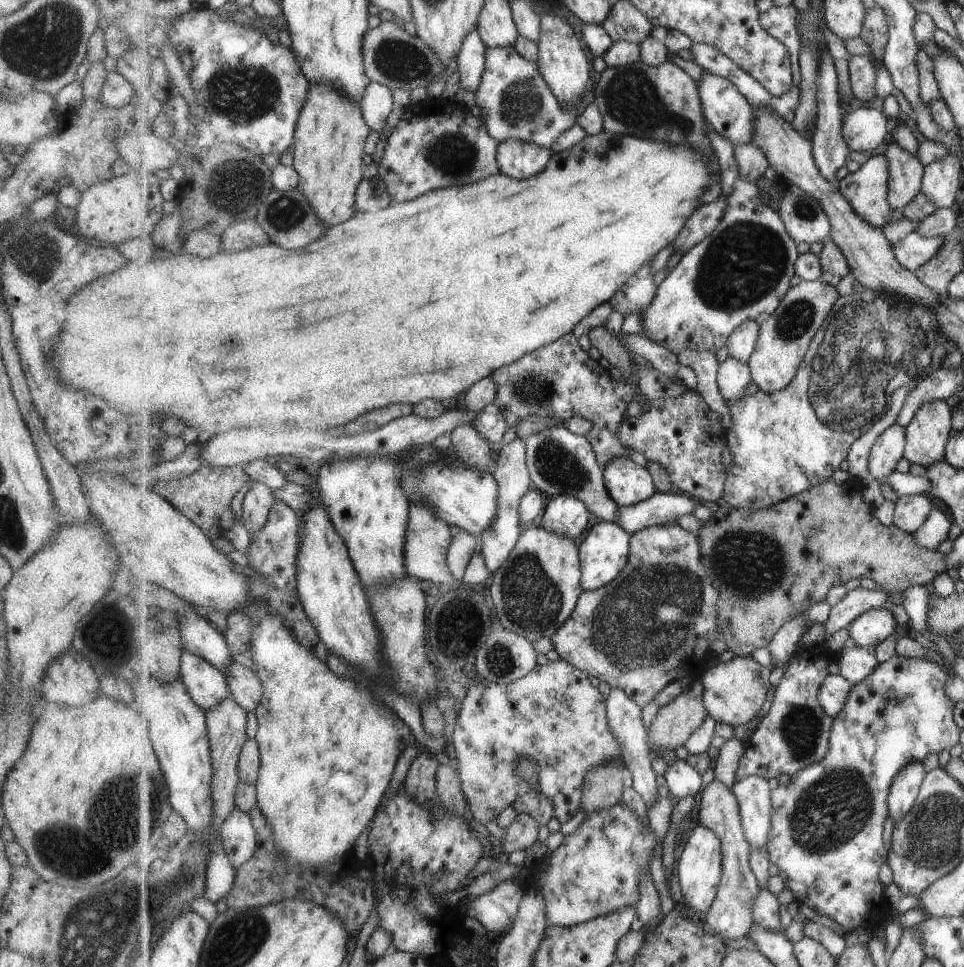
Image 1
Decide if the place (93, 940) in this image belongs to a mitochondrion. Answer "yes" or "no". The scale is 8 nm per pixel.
yes

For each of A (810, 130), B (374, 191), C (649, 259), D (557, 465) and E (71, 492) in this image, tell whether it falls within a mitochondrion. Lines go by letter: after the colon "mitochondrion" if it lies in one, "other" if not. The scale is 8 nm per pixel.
A: other
B: mitochondrion
C: other
D: mitochondrion
E: other

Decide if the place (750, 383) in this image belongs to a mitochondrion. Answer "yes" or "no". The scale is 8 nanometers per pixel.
no

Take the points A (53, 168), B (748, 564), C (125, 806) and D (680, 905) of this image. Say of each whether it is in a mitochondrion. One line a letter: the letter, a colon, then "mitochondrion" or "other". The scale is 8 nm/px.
A: other
B: mitochondrion
C: mitochondrion
D: other

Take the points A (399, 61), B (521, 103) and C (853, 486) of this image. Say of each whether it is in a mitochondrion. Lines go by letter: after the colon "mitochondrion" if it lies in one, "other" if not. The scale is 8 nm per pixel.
A: mitochondrion
B: mitochondrion
C: other

